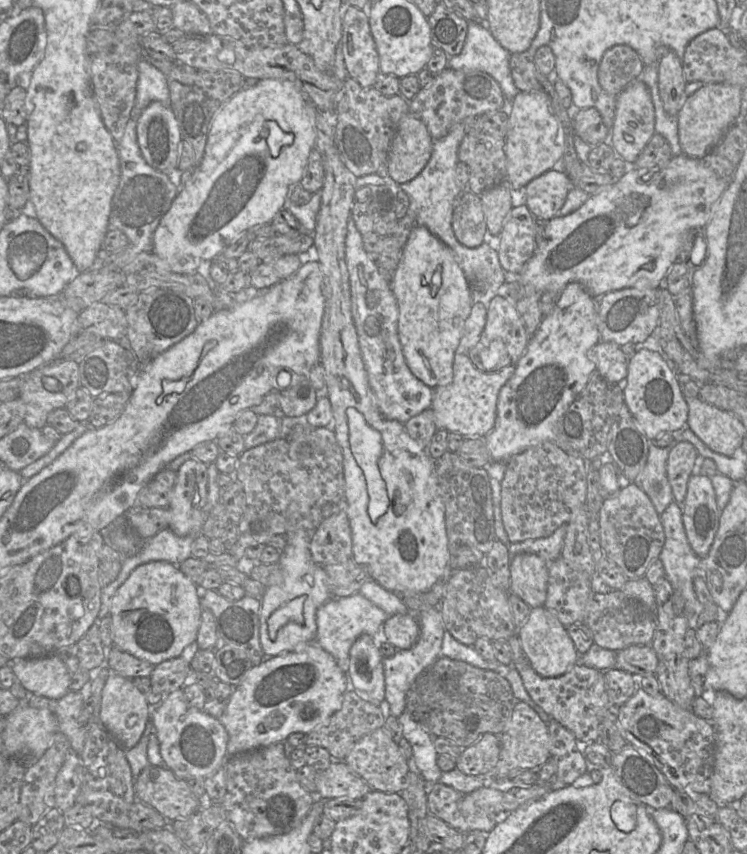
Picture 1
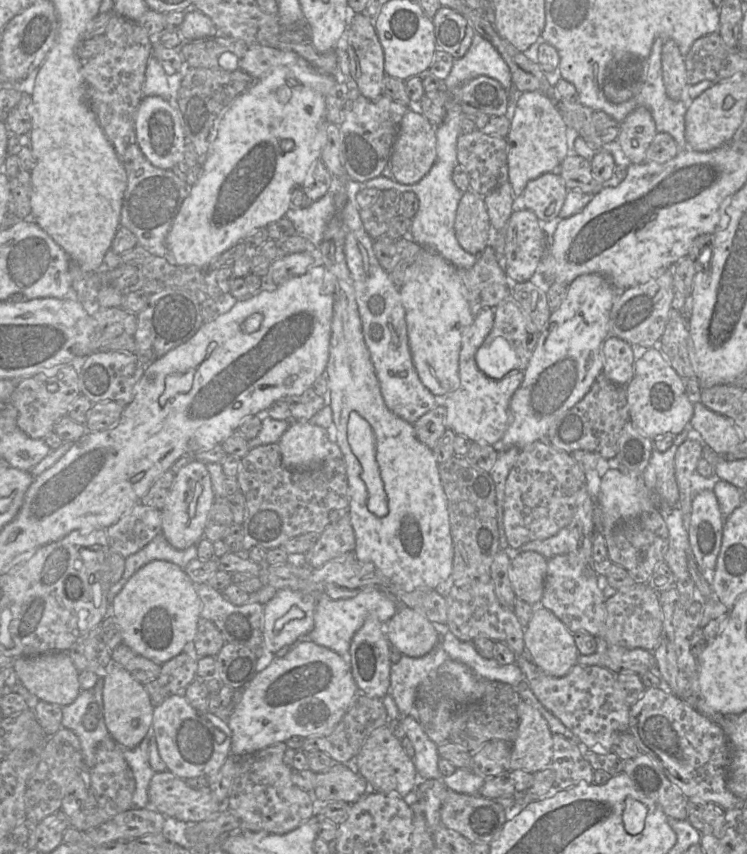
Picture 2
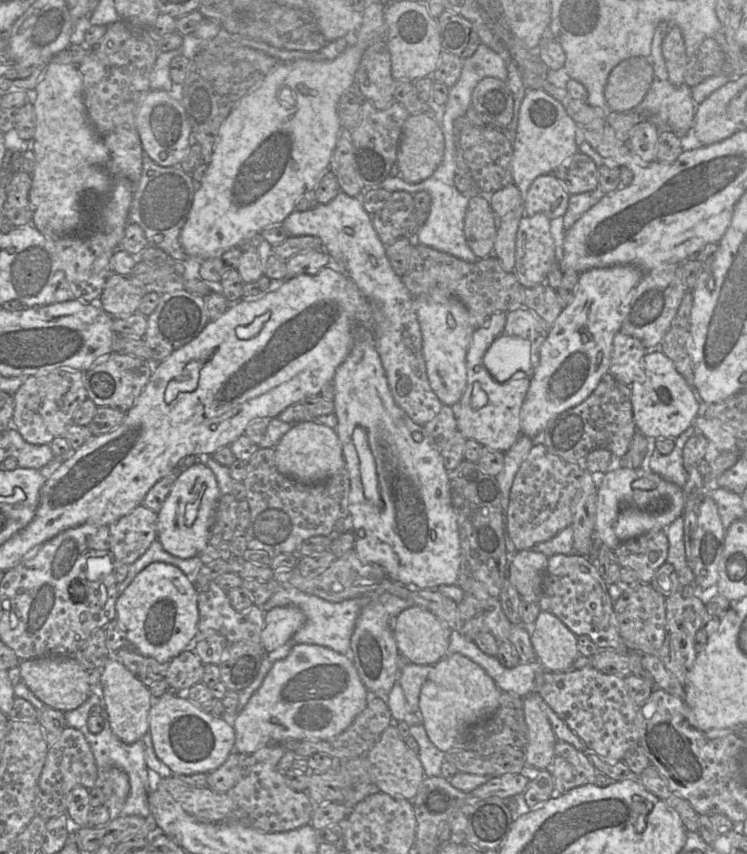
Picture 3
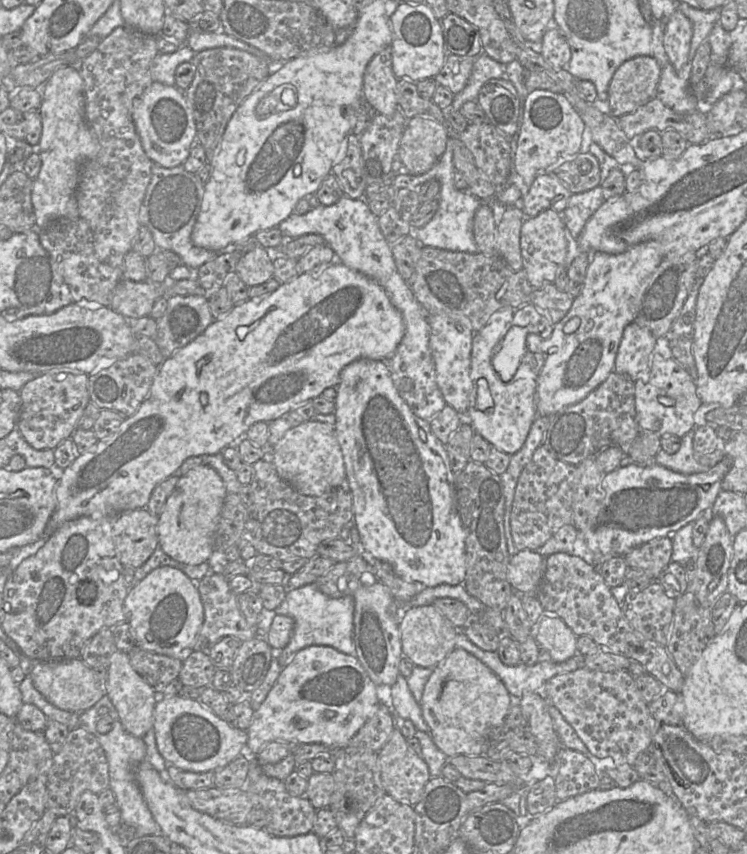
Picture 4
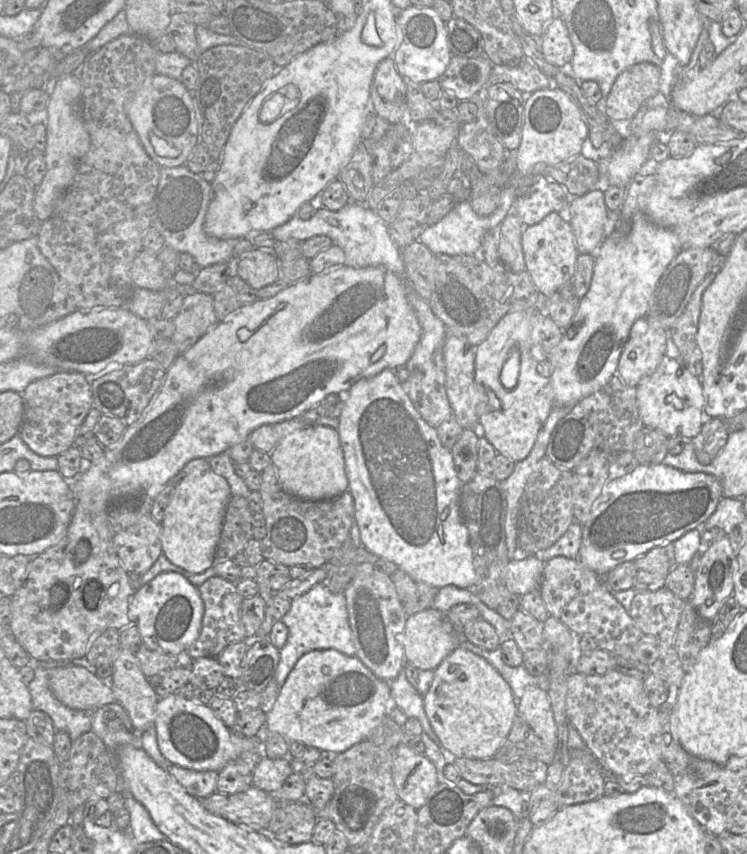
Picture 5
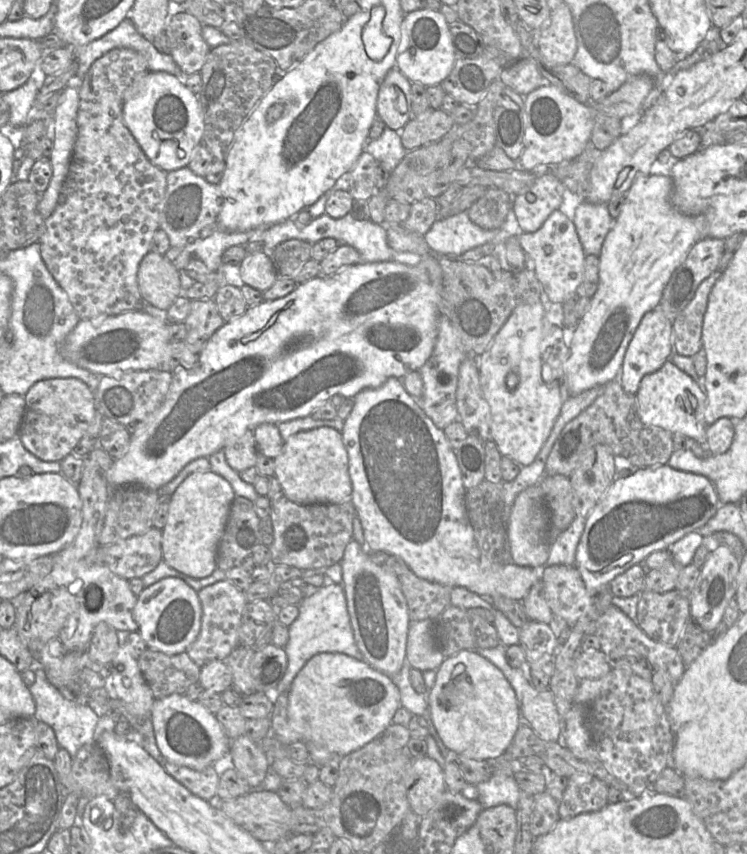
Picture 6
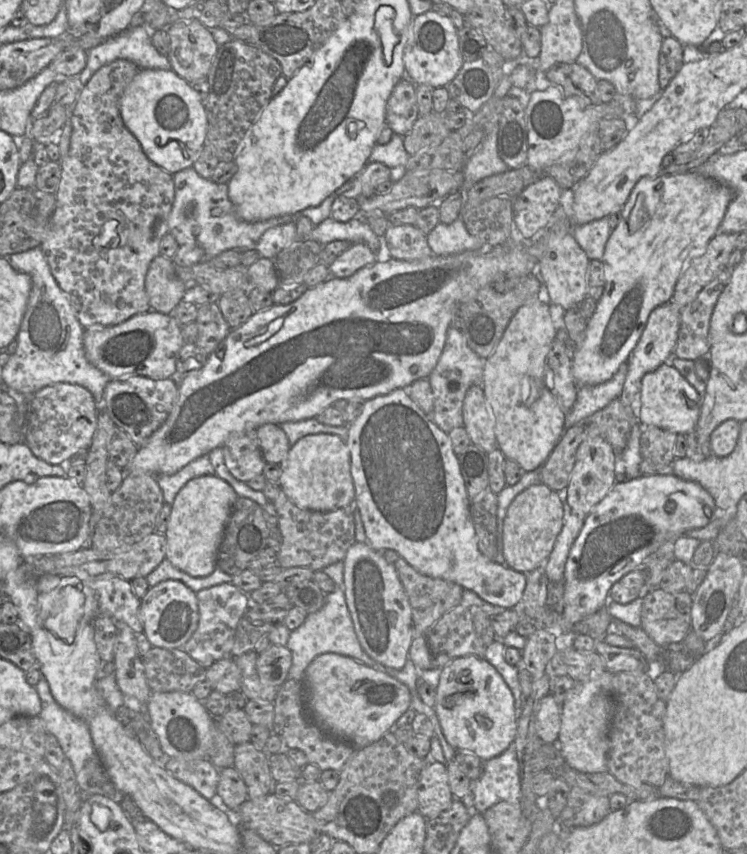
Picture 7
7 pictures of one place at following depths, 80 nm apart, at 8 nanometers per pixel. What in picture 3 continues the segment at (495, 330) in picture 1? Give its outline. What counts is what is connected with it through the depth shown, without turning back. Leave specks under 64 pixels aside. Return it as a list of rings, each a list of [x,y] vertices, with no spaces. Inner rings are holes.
[[[526,307],[506,312],[504,329],[486,350],[483,357],[484,366],[500,383],[506,382],[519,370],[531,376],[534,368],[538,366],[540,346],[546,339],[548,331],[546,324]]]

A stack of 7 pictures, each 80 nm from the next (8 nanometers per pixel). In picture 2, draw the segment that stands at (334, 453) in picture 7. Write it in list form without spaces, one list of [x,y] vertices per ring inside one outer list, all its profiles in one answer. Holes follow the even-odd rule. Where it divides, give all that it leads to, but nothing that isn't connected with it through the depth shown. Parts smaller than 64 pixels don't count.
[[[290,420],[278,444],[285,467],[309,470],[321,465],[335,442],[334,424],[324,429],[306,420]]]

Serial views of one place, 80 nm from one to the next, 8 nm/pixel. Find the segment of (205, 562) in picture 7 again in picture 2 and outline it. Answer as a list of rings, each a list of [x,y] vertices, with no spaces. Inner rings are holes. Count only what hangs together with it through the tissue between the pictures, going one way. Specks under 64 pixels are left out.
[[[195,460],[179,470],[161,510],[162,534],[178,550],[195,545],[204,537],[206,523],[216,498],[206,464]]]

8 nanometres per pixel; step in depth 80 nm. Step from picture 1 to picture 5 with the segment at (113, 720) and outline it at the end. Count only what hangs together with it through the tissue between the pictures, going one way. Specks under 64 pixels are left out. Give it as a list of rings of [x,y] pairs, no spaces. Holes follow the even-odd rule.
[[[120,648],[112,662],[111,690],[118,702],[128,713],[133,729],[141,732],[154,725],[158,696],[149,685],[133,653]]]

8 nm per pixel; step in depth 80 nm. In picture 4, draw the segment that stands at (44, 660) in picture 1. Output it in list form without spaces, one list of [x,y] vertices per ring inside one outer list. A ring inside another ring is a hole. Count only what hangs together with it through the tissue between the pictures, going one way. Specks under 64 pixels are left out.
[[[81,659],[38,661],[28,671],[35,689],[57,708],[80,714],[93,707],[106,695],[104,681],[95,678],[92,670]]]

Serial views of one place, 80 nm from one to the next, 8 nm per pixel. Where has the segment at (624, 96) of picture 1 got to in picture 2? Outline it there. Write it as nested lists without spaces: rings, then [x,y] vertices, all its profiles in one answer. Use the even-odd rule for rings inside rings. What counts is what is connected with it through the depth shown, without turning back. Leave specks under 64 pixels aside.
[[[640,106],[620,123],[617,143],[630,163],[640,164],[645,161],[646,151],[656,134],[656,124],[650,111]]]

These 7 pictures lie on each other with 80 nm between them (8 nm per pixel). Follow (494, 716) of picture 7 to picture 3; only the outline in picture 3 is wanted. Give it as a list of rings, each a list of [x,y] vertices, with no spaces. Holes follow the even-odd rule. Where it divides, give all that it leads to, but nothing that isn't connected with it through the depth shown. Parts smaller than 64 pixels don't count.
[[[452,653],[433,665],[421,687],[421,724],[431,742],[442,752],[465,748],[469,730],[489,719],[497,710],[501,692],[478,664],[462,654]]]

